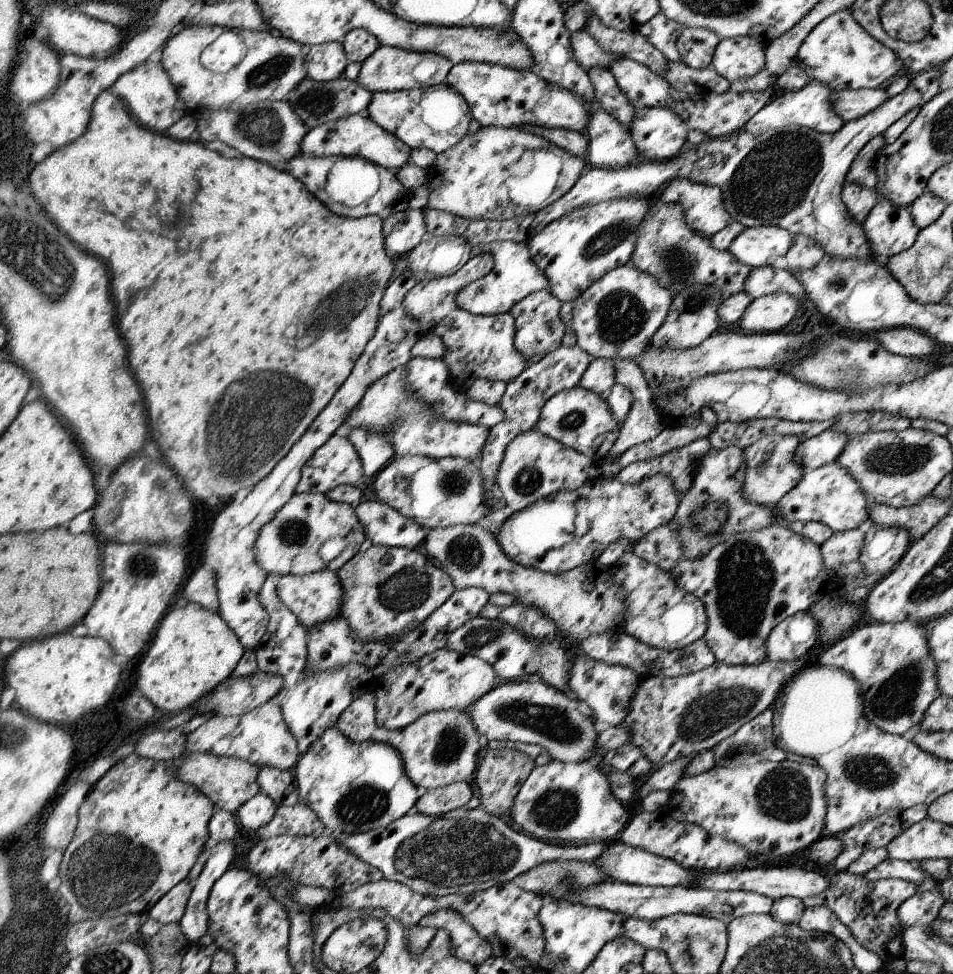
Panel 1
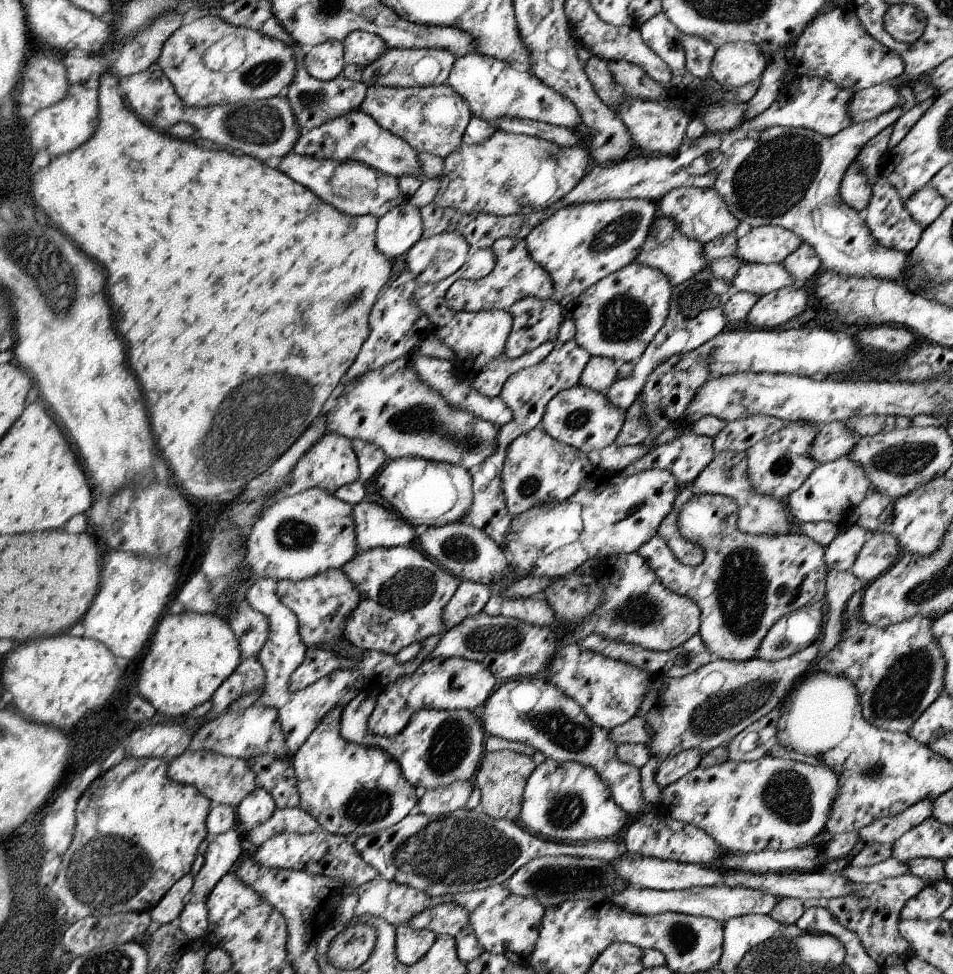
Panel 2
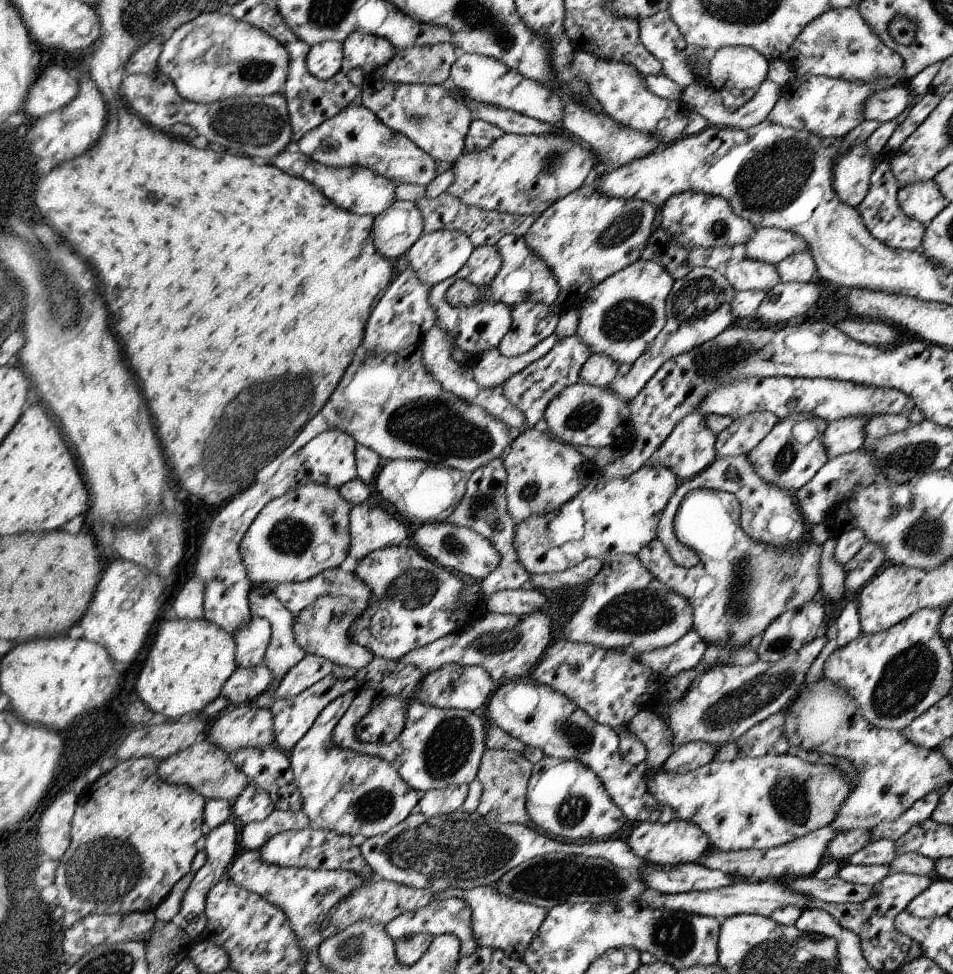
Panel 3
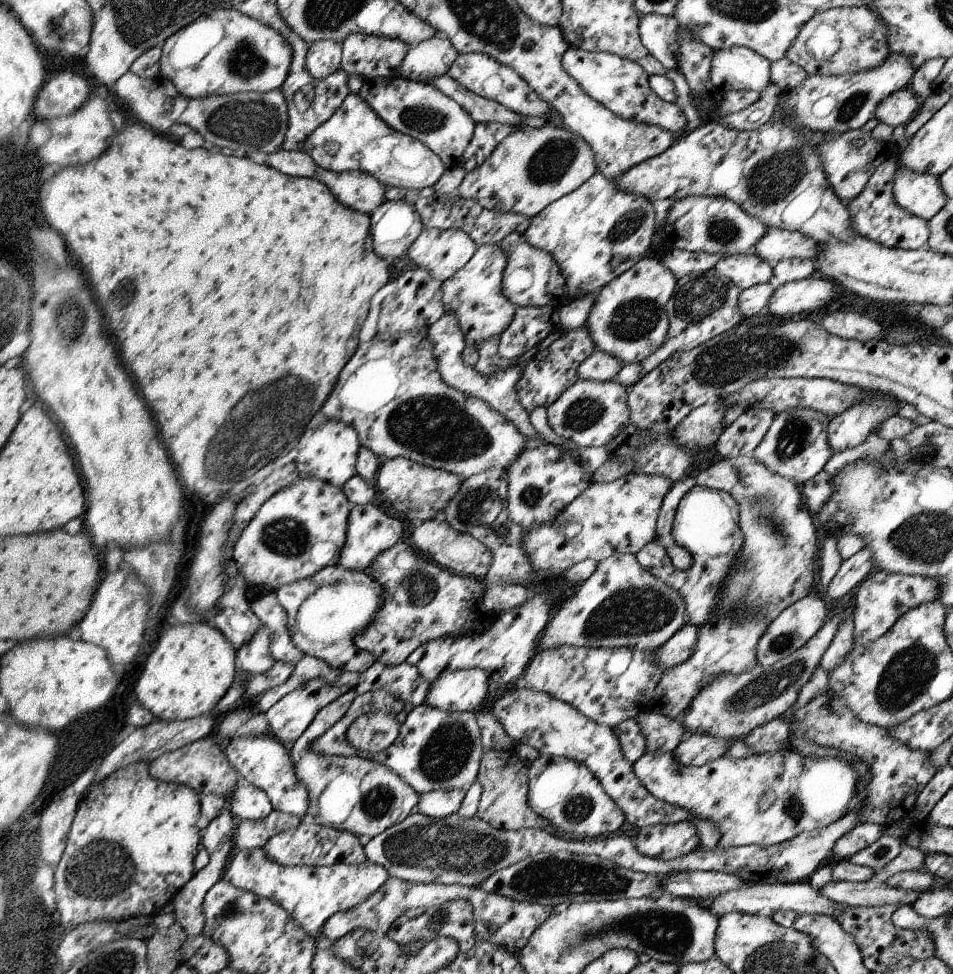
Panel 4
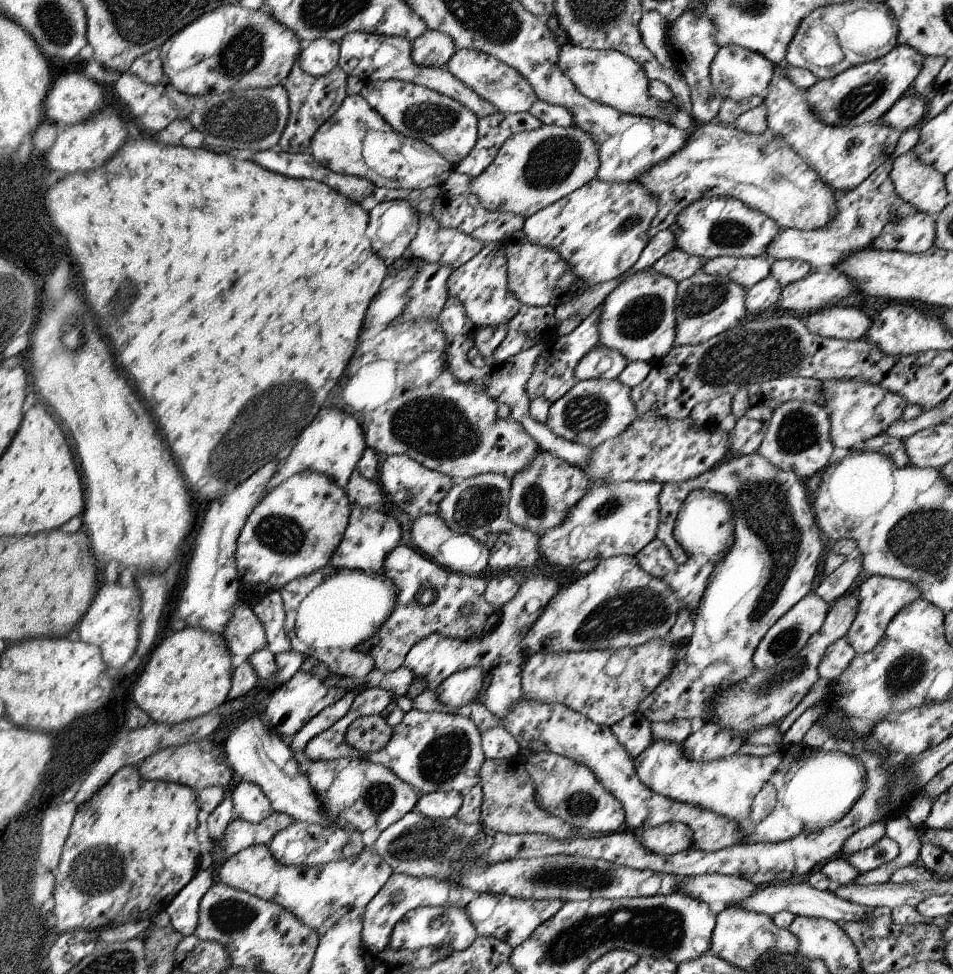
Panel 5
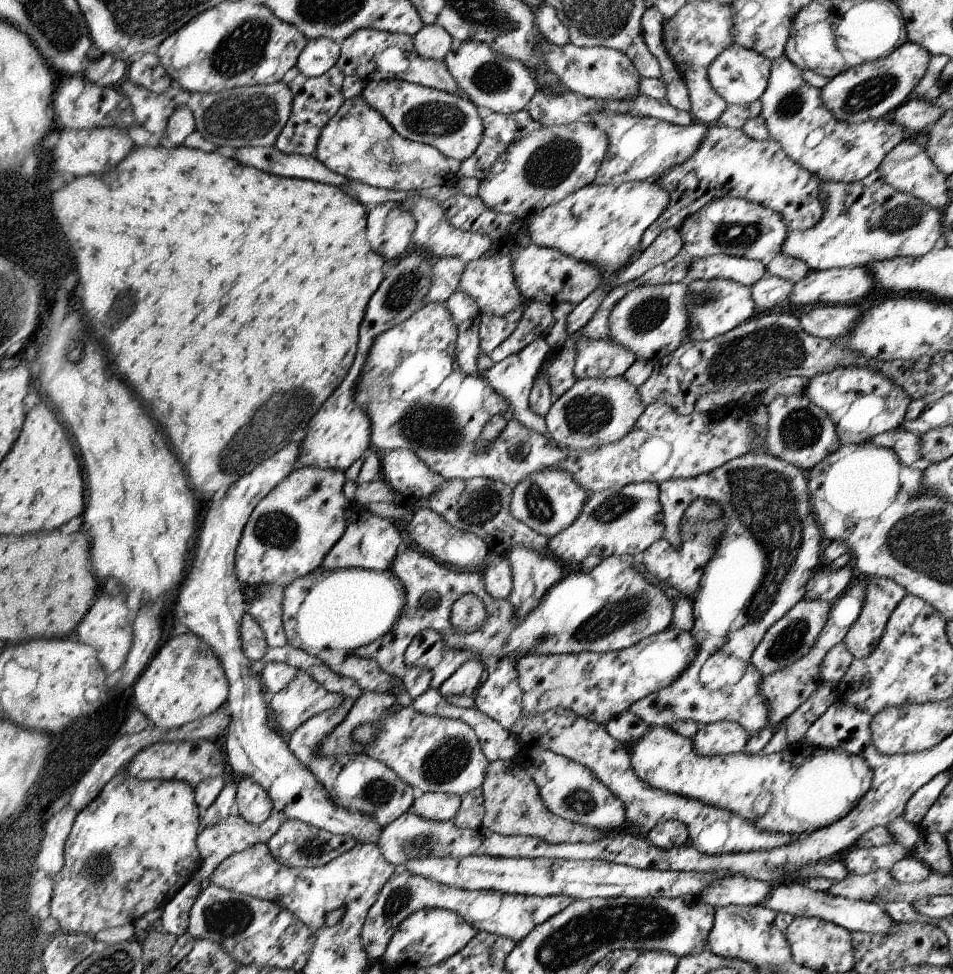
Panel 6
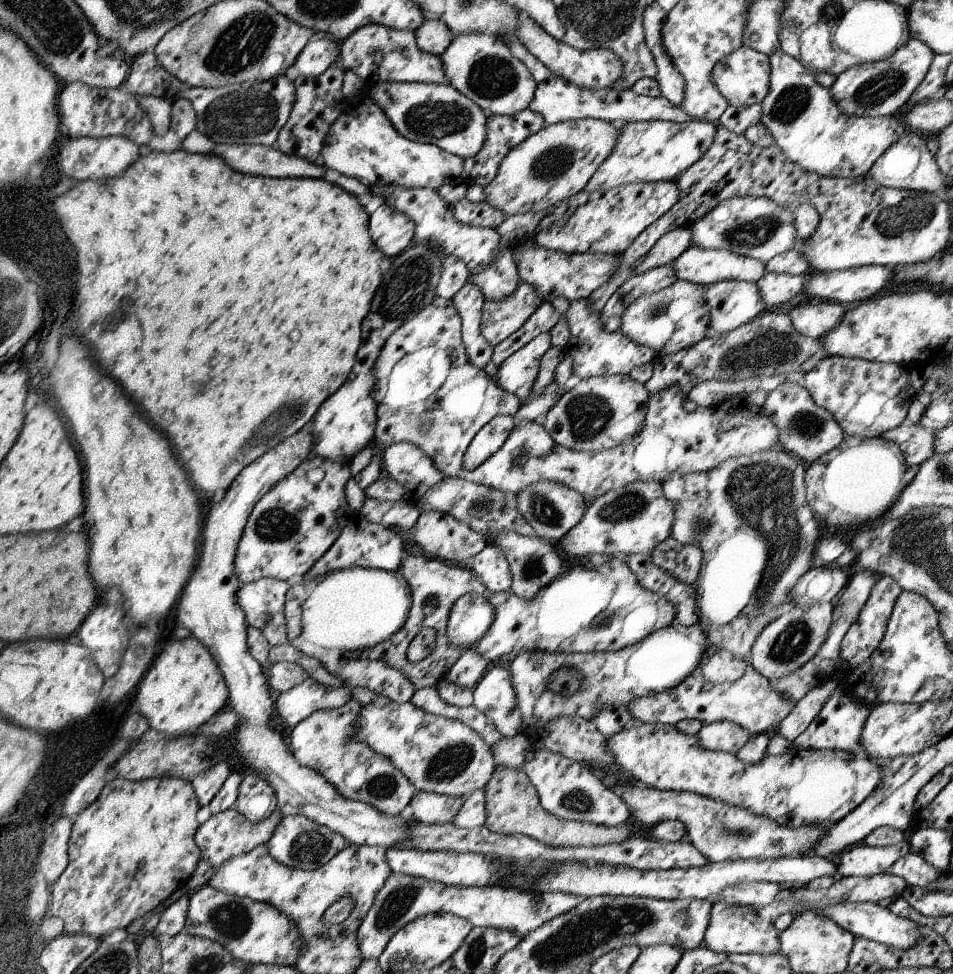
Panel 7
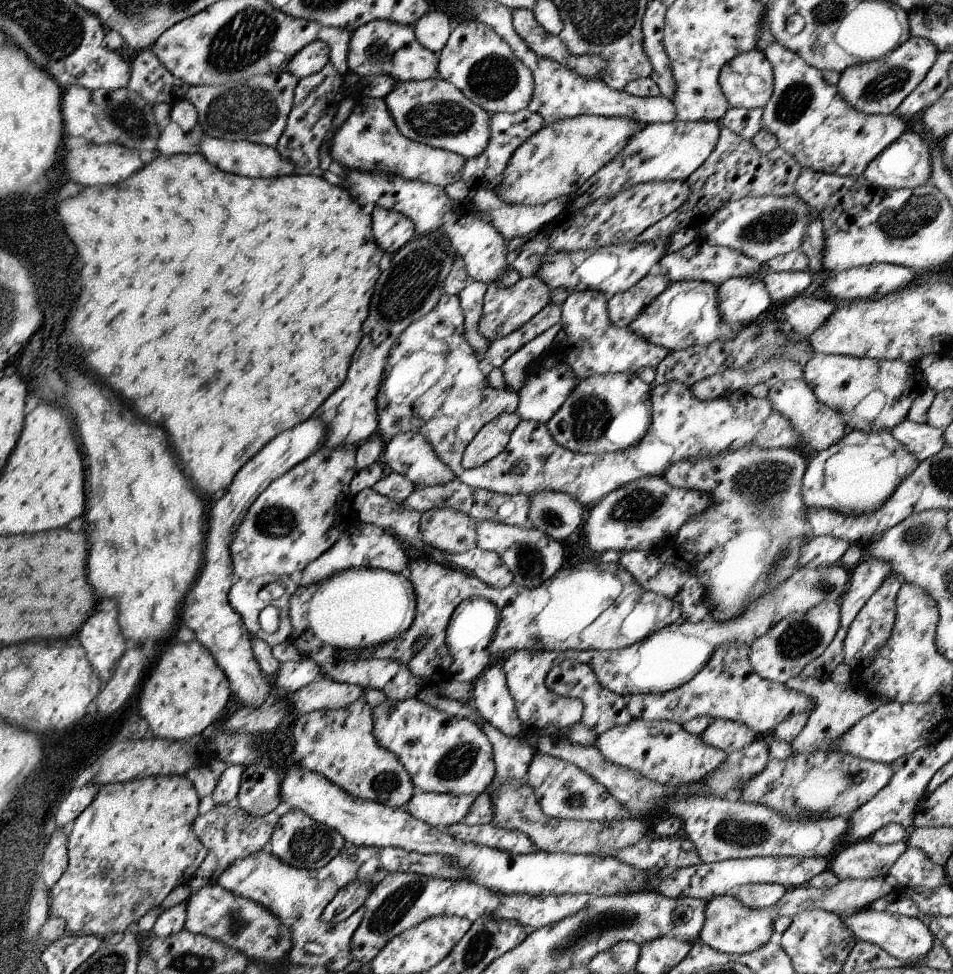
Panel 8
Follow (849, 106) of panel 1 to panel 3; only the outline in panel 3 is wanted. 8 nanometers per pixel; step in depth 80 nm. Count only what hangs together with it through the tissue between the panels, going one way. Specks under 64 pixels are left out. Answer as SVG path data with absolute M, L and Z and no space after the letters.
M898 84L878 90L864 102L864 119L886 123L894 120L908 108L914 105L914 95L910 90Z

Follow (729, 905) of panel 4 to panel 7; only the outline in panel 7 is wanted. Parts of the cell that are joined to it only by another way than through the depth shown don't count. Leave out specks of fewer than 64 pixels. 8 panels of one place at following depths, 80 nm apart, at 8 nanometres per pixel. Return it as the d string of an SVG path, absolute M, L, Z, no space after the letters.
M842 902L824 910L817 910L817 914L824 914L828 918L832 918L842 929L848 930L855 938L862 936L868 940L896 948L900 952L906 952L910 948L914 948L922 939L920 925L908 918L901 918L888 911L884 903L874 902Z

